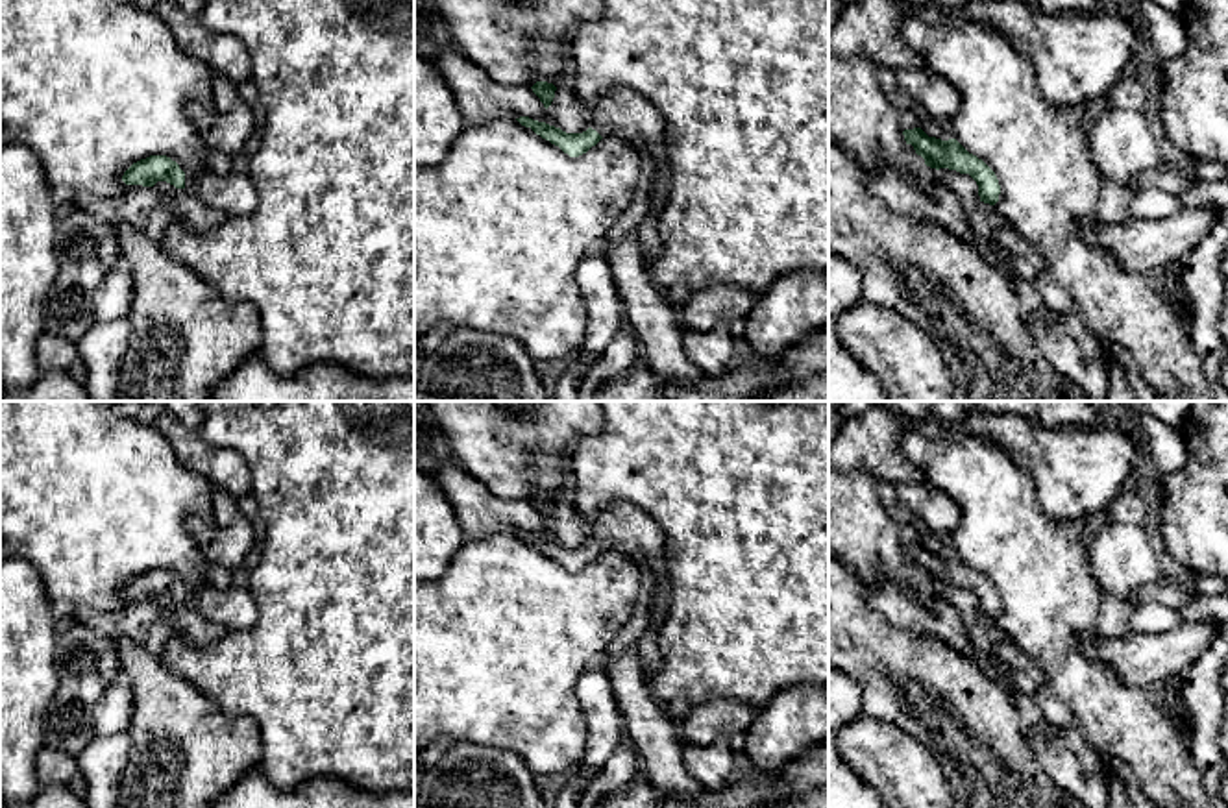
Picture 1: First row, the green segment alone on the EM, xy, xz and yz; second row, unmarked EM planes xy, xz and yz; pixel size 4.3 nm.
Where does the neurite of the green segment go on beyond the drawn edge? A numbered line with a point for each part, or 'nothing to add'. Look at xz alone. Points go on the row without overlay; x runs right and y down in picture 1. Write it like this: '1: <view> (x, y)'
1: xz (622, 527)

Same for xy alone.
1: xy (233, 609)

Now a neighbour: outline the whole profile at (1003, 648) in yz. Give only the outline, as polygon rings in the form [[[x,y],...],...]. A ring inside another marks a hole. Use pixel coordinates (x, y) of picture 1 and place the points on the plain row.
[[[980,616],[976,629],[989,640],[991,655],[1010,671],[1030,675],[1038,686],[1047,684],[1041,667],[997,627],[995,619]]]

